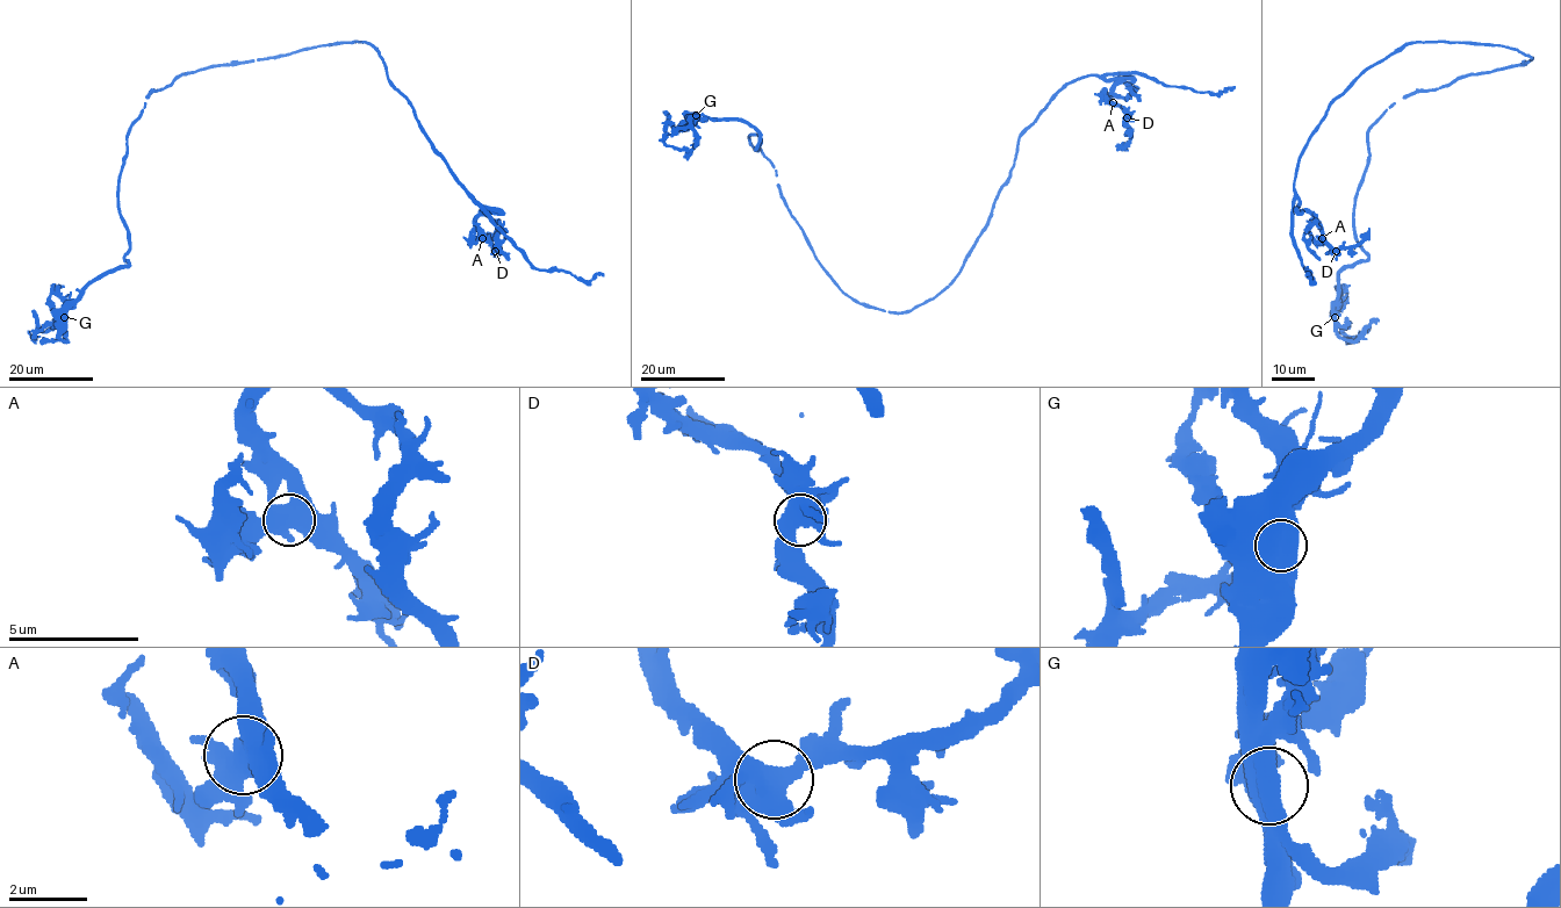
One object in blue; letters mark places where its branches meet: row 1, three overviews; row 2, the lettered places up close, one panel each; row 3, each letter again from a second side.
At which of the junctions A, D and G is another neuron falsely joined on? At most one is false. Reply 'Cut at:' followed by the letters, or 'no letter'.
Cut at: G

